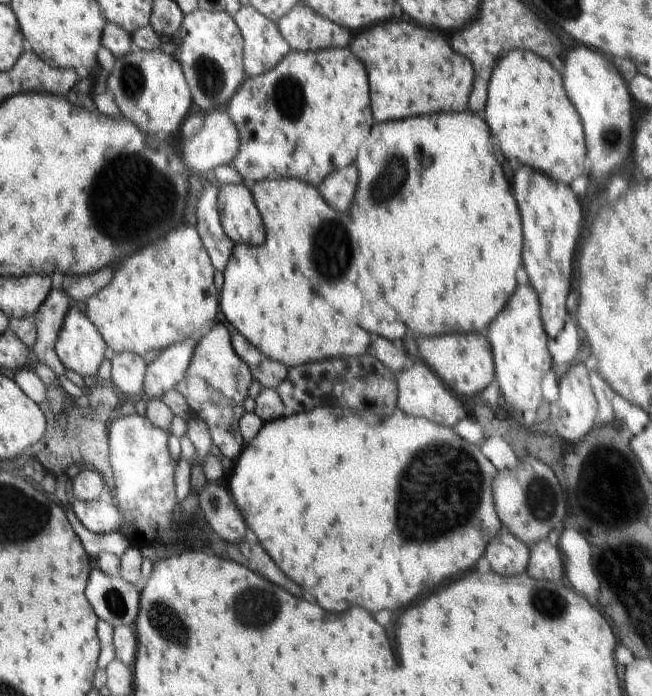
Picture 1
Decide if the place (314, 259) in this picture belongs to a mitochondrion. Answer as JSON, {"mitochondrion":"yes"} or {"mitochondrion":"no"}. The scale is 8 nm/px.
{"mitochondrion":"yes"}

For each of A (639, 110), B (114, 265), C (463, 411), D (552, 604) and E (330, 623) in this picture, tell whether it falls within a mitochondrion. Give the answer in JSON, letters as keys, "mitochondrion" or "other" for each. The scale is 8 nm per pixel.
{"A":"other","B":"other","C":"other","D":"mitochondrion","E":"other"}

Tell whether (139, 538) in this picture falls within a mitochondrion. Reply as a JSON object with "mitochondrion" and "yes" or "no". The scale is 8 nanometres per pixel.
{"mitochondrion":"no"}

